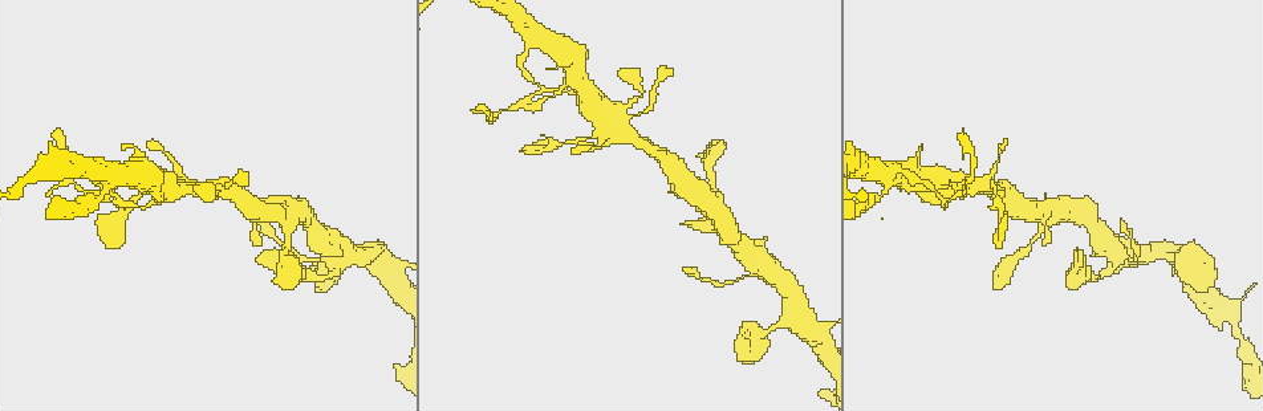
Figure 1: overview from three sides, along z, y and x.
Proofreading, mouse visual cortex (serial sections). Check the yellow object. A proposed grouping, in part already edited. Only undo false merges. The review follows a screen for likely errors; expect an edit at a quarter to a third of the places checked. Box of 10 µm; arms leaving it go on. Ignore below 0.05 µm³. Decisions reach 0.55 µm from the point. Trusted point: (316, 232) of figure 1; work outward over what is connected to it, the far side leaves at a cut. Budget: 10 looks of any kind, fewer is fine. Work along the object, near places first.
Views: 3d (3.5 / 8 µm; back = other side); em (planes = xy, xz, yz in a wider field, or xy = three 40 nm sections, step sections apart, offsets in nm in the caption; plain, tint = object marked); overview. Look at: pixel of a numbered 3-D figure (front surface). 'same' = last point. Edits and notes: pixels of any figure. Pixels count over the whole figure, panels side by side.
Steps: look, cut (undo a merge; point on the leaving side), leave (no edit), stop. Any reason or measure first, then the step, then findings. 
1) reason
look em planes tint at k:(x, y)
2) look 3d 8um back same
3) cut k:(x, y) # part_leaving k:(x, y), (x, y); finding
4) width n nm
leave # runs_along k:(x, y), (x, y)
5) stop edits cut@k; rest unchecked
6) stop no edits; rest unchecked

arms part here
look em xy step 2 tint at 1:(1114, 268)

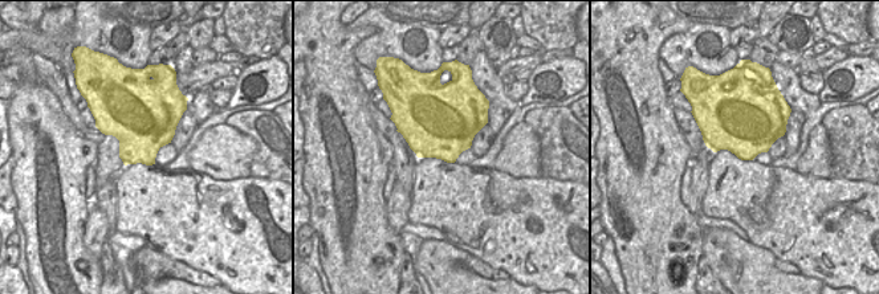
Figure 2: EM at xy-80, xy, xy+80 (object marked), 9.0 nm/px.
look 3d 3.5um same

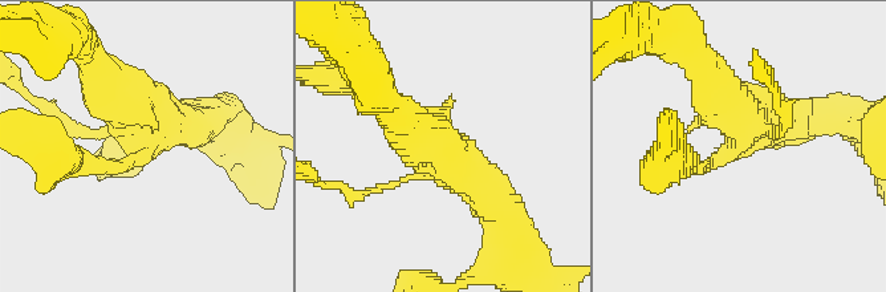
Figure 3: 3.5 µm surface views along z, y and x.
leave # runs_along 3:(398, 117), (488, 189), (508, 223); one cell here

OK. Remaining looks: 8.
look 3d 3.5um at 1:(218, 192)

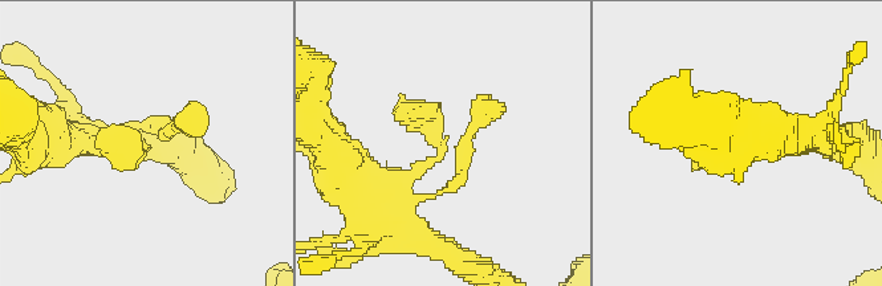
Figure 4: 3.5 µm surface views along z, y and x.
leave # runs_along 4:(811, 138), (715, 154), (712, 126); one cell here

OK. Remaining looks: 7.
a fork
look 3d 3.5um at 1:(936, 185)

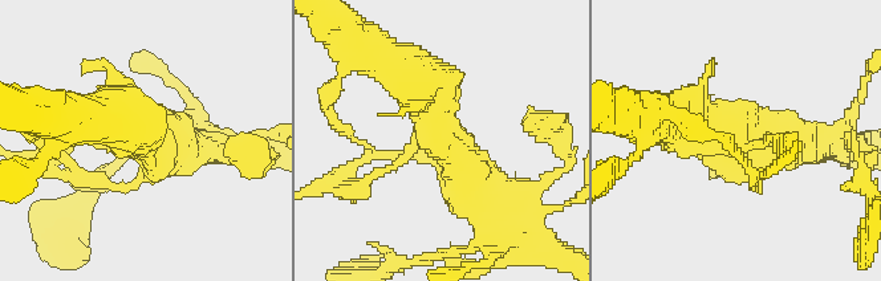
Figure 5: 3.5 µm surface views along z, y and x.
now the EM
look em xy step 2 tint at 5:(422, 143)

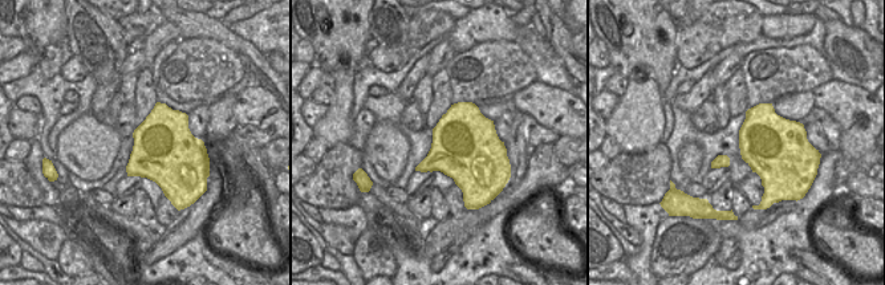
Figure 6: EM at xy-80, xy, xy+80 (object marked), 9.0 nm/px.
cut 5:(390, 154) # two cells meet here

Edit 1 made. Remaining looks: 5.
stop edits cut@5; rest unchecked

